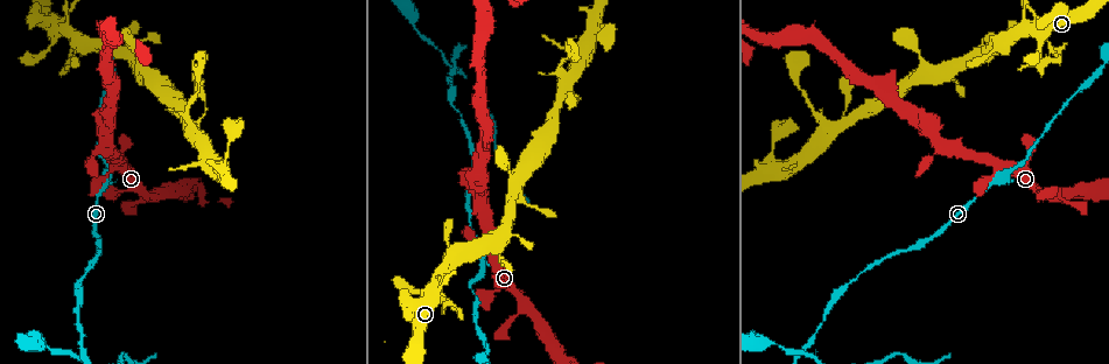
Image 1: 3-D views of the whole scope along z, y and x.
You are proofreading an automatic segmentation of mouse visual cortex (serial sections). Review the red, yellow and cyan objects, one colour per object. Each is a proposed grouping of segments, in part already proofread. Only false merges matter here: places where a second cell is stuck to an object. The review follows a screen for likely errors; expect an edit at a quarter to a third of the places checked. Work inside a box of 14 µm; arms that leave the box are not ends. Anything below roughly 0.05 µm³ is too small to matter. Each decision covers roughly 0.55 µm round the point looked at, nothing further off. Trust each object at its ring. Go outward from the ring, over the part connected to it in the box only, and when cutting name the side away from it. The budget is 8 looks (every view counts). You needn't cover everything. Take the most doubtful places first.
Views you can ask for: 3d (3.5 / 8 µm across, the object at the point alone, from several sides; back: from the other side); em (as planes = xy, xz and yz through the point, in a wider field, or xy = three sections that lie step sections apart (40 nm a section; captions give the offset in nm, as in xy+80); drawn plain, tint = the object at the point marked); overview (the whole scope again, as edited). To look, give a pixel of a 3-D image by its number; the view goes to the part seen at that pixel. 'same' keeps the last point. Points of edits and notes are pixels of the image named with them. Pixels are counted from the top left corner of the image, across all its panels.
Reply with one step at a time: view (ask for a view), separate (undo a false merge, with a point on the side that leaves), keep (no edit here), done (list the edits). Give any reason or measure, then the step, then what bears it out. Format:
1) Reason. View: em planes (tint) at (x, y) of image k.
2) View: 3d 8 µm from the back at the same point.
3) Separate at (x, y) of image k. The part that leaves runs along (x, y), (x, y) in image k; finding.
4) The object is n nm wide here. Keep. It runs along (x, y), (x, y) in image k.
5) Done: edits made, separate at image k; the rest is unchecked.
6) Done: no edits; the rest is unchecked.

Side arm on a straight run. View: 3d 8 µm at (456, 66) of image 1.

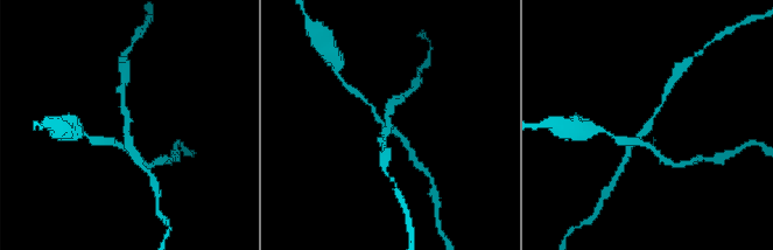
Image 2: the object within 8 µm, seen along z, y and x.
3 arms meet here; the arms are 150, 200, 200 nm wide; need the tissue. View: em xy step 3 (tint) at (390, 122) of image 2.

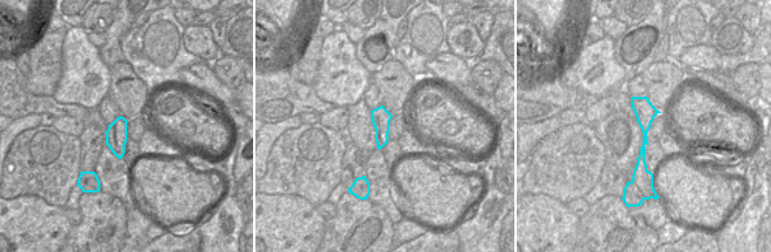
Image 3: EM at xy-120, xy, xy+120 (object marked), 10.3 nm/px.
Separate at (112, 141) of image 2. A second cell is stuck on.

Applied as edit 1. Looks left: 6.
View: overview.

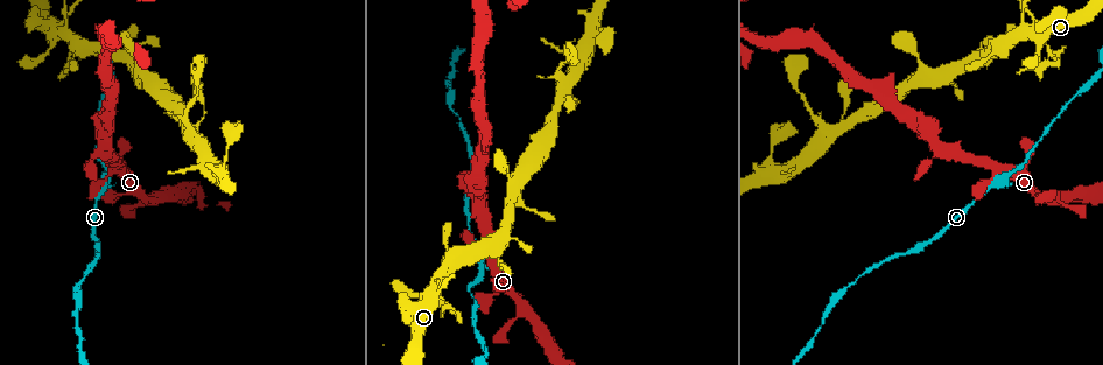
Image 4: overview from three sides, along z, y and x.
View: 3d 8 µm at (1047, 46) of image 4.

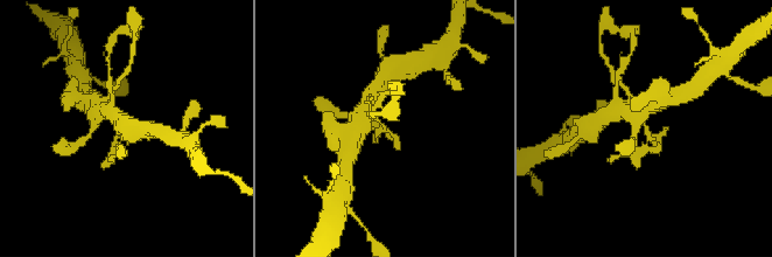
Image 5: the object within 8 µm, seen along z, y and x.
View: 3d 3.5 µm from the back at (384, 126) of image 5.

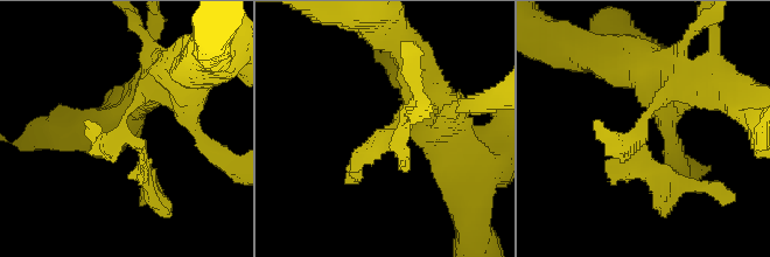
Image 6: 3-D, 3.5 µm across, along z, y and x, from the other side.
Need the tissue. View: em xy step 2 (tint) at (644, 120) of image 6.

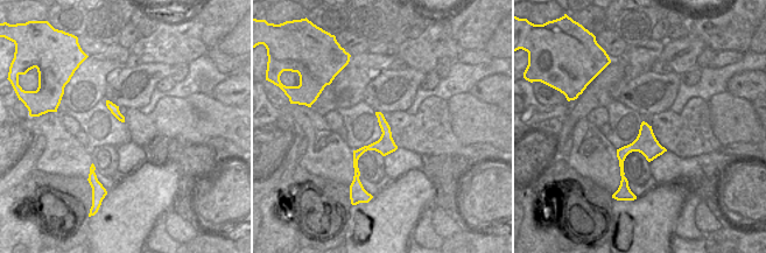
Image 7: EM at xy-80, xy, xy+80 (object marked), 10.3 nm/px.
Separate at (390, 138) of image 6. Two cells meet here.

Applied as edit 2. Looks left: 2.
Done: edits made, separate at image 2, separate at image 6; the rest is unchecked.

